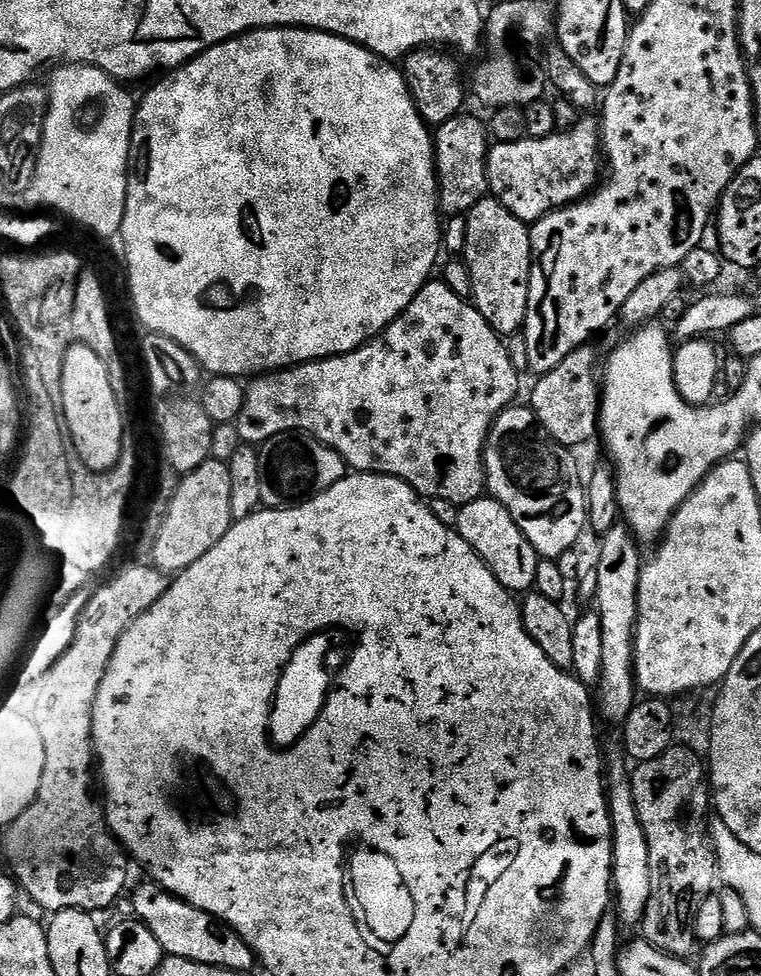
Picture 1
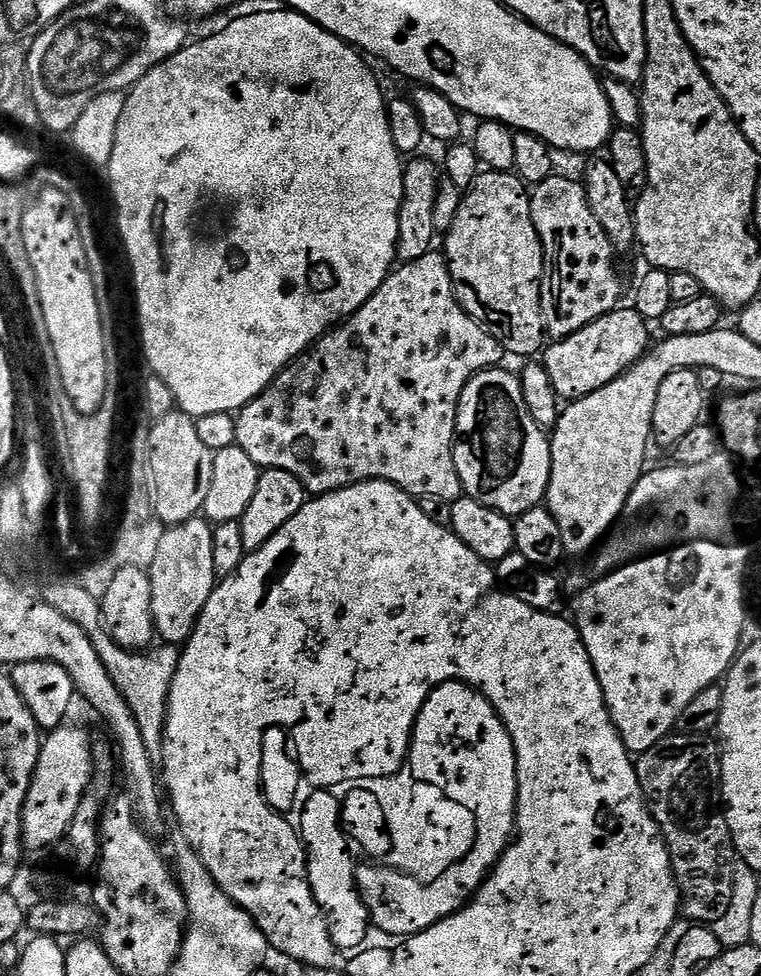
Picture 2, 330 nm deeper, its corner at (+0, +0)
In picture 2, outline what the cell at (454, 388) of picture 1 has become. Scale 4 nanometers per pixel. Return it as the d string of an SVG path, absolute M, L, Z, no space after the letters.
M439 251L428 252L409 264L401 263L393 267L388 276L378 286L378 290L361 306L353 316L349 316L339 326L327 331L312 347L300 353L288 367L282 369L271 384L256 396L248 405L241 408L236 416L236 444L261 468L277 468L286 470L286 474L294 474L298 482L309 493L323 494L345 488L351 484L361 484L367 480L385 480L398 486L403 492L409 492L414 498L451 502L461 499L464 487L458 478L458 470L454 462L456 446L456 411L462 398L462 390L480 372L487 368L497 367L501 363L502 349L498 341L470 316L463 306L456 301L456 291L452 285L452 276L448 272L448 261Z

